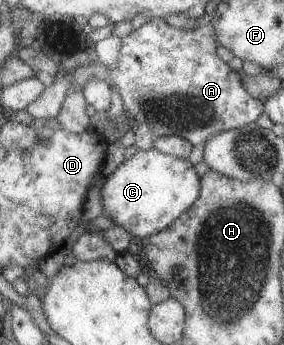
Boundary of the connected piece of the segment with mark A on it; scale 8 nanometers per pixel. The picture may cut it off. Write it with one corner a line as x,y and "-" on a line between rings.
150,19
138,29
133,29
123,39
121,55
117,68
112,70
89,53
84,58
75,72
60,79
45,89
34,103
30,104
26,111
33,119
45,120
57,119
67,96
73,88
84,90
95,79
105,81
111,89
119,92
123,101
124,111
128,112
128,118
136,124
148,124
152,133
157,137
178,136
187,139
192,145
206,144
208,140
222,132
246,127
256,123
256,120
265,112
265,102
262,99
252,97
248,90
242,86
238,71
234,72
220,56
218,56
217,34
212,24
198,27
197,29
178,29
171,26
165,19

